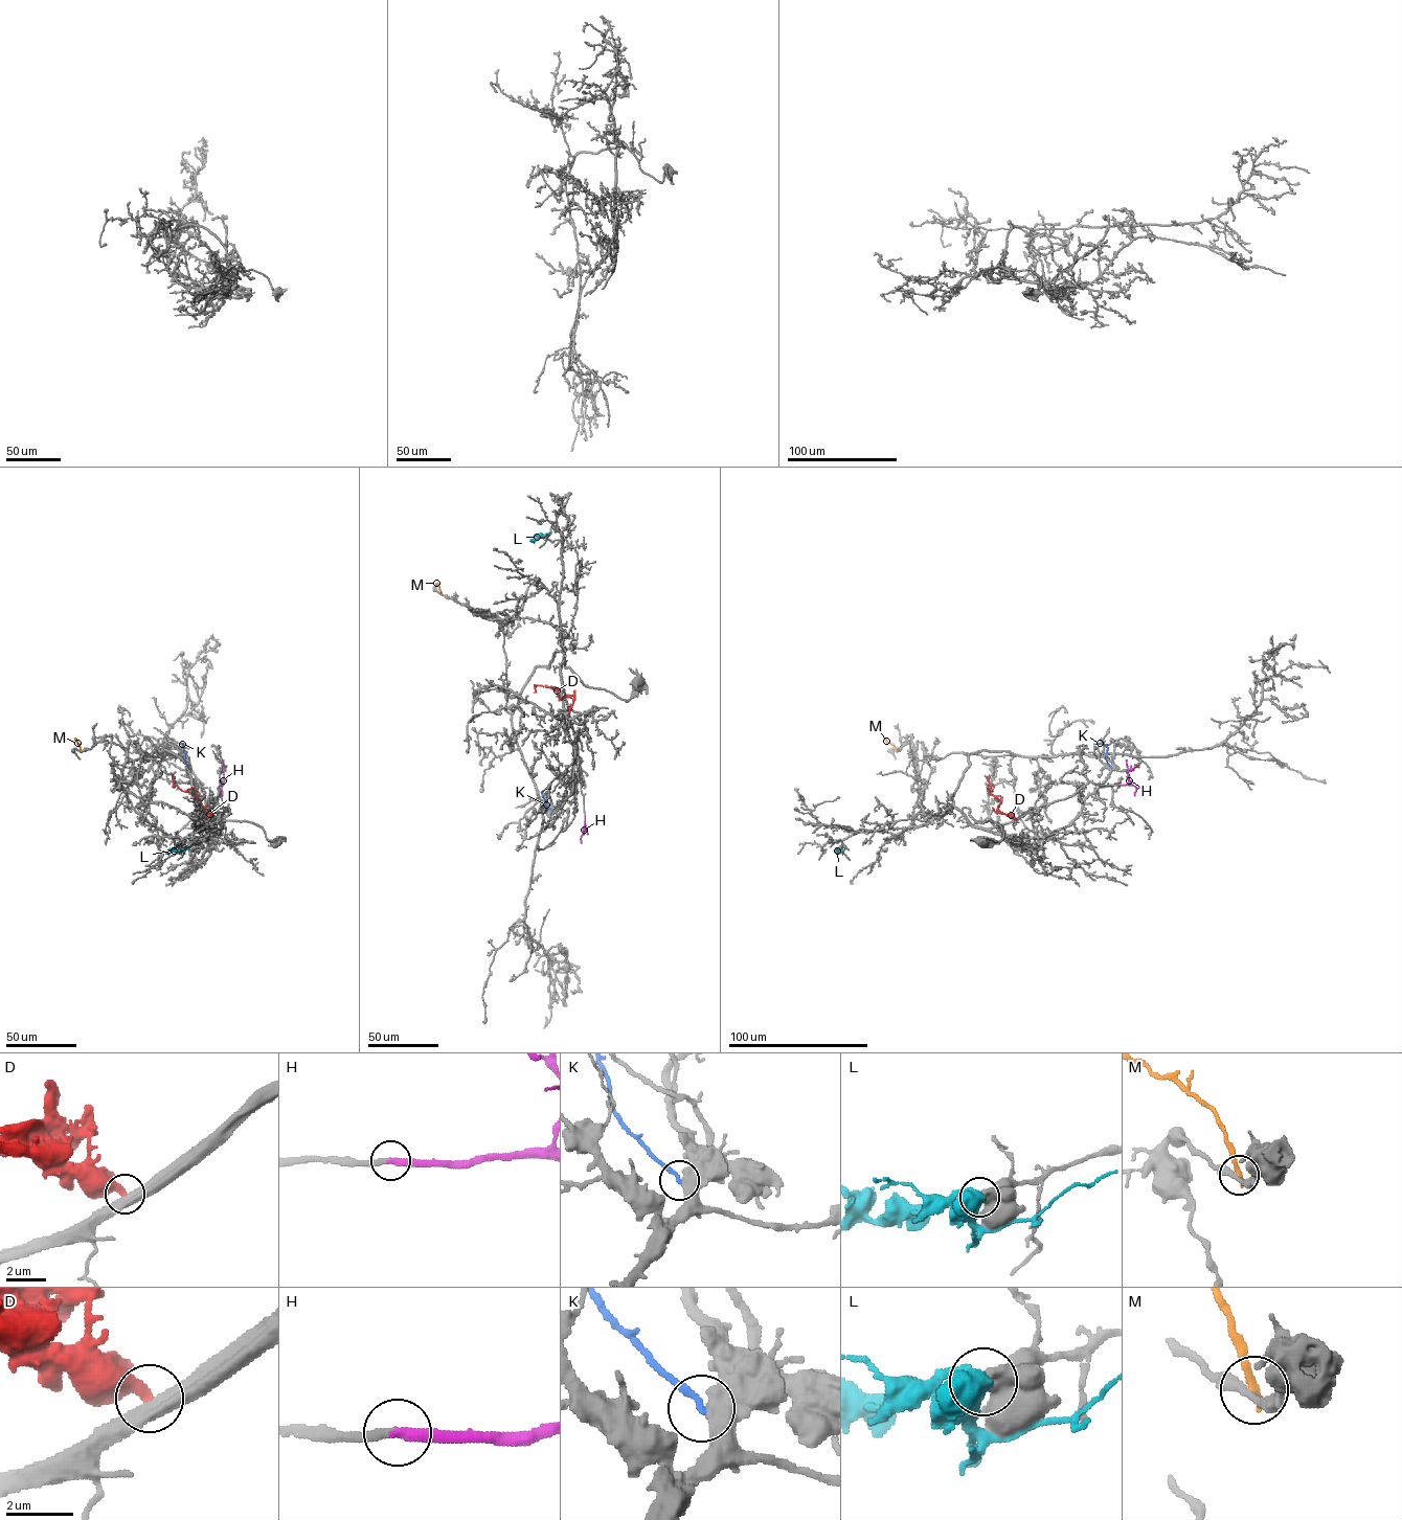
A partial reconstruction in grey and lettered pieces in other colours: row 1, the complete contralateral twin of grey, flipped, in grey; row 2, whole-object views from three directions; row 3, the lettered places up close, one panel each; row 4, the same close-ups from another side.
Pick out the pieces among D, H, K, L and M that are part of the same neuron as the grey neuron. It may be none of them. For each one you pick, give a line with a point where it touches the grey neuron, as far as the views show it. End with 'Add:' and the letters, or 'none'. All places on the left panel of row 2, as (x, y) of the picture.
H: Touches grey at (223, 785)
Add: H

